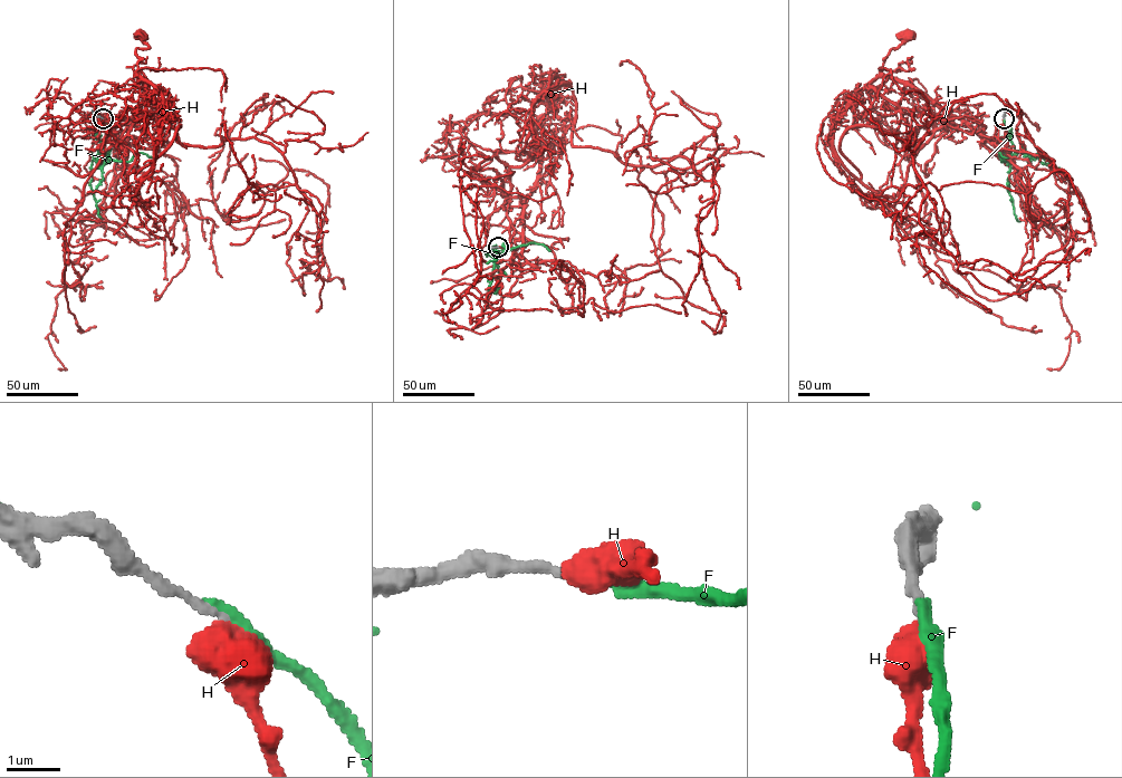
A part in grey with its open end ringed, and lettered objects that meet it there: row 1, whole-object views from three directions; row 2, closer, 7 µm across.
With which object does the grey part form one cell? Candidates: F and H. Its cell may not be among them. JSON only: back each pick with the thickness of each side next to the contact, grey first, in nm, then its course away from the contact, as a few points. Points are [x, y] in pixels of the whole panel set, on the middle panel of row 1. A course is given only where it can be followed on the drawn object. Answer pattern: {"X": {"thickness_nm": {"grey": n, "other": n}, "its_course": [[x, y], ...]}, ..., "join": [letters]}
{"join": []}

